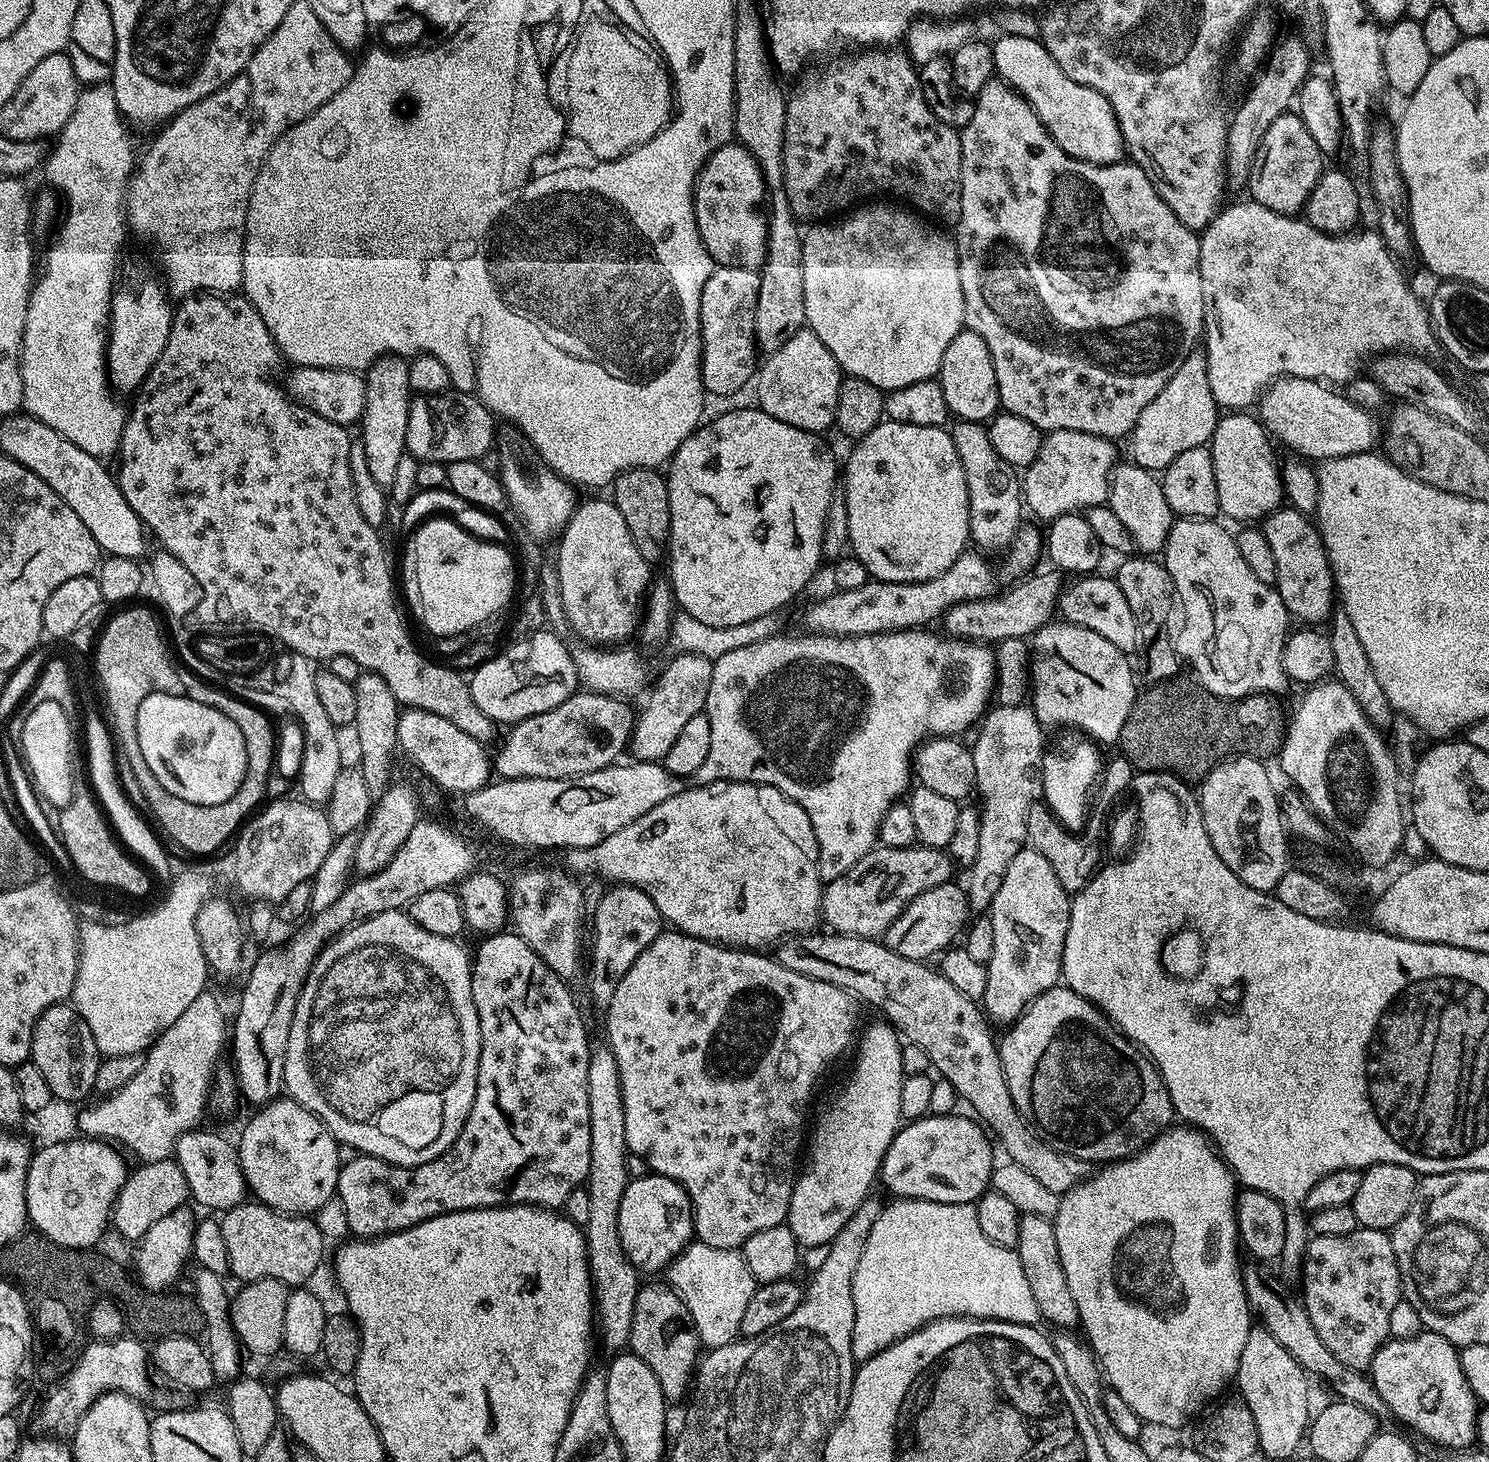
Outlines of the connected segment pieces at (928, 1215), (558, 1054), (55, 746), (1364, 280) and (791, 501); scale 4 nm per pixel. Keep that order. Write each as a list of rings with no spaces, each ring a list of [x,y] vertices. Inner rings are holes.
[[[896,1198],[893,1204],[885,1203],[878,1214],[878,1222],[874,1222],[874,1230],[870,1230],[870,1238],[866,1238],[866,1246],[862,1250],[862,1258],[858,1262],[858,1270],[854,1270],[852,1289],[854,1290],[854,1334],[852,1335],[852,1359],[863,1362],[874,1354],[886,1350],[894,1342],[906,1338],[911,1332],[917,1332],[935,1320],[947,1320],[950,1316],[962,1316],[969,1320],[1005,1320],[1011,1324],[1027,1324],[1036,1326],[1042,1317],[1038,1310],[1038,1302],[1034,1302],[1034,1293],[1026,1282],[1026,1274],[1022,1271],[1022,1262],[1018,1254],[1006,1246],[998,1246],[998,1242],[990,1242],[986,1234],[982,1234],[982,1226],[978,1226],[978,1214],[975,1204],[951,1204],[950,1202],[930,1202],[929,1200],[905,1200]]]
[[[505,930],[495,934],[488,934],[474,952],[472,964],[472,997],[474,1006],[478,1010],[478,1022],[482,1042],[480,1043],[480,1057],[478,1058],[478,1078],[476,1079],[476,1093],[474,1102],[470,1106],[470,1114],[458,1134],[458,1138],[438,1158],[420,1164],[416,1168],[400,1168],[396,1164],[388,1164],[373,1156],[359,1154],[351,1162],[340,1166],[338,1182],[336,1183],[336,1196],[344,1207],[344,1220],[348,1223],[351,1235],[356,1238],[375,1238],[389,1236],[395,1232],[406,1230],[415,1224],[426,1222],[443,1212],[465,1212],[471,1208],[495,1208],[507,1204],[534,1204],[537,1208],[549,1210],[563,1209],[566,1198],[576,1188],[581,1187],[588,1179],[590,1170],[590,1098],[586,1098],[586,1070],[592,1057],[592,1048],[588,1044],[588,1032],[584,1029],[584,1020],[580,1017],[580,1008],[572,997],[567,983],[530,950],[530,946],[515,931]]]
[[[44,701],[27,712],[25,728],[19,737],[26,754],[26,767],[32,774],[32,783],[45,805],[59,810],[72,800],[72,724],[58,702]]]
[[[1245,198],[1241,204],[1229,203],[1227,206],[1221,207],[1217,212],[1215,218],[1213,218],[1208,227],[1203,229],[1199,233],[1200,237],[1200,273],[1202,274],[1202,294],[1204,295],[1204,323],[1206,325],[1206,344],[1208,340],[1208,348],[1206,347],[1206,355],[1208,357],[1208,373],[1210,374],[1210,394],[1214,394],[1217,405],[1224,410],[1248,410],[1248,408],[1259,401],[1263,391],[1268,385],[1273,384],[1274,381],[1280,379],[1281,376],[1293,376],[1294,378],[1306,378],[1307,380],[1319,380],[1321,382],[1328,381],[1336,386],[1347,385],[1348,381],[1353,379],[1361,371],[1360,360],[1365,362],[1371,361],[1373,358],[1383,356],[1385,354],[1391,354],[1394,352],[1411,352],[1417,356],[1423,356],[1425,358],[1435,357],[1435,352],[1438,352],[1438,341],[1436,339],[1436,332],[1432,328],[1432,322],[1428,314],[1428,310],[1425,301],[1419,300],[1416,297],[1414,289],[1408,285],[1408,280],[1404,277],[1404,272],[1400,269],[1401,261],[1397,257],[1392,255],[1392,252],[1386,246],[1386,242],[1380,237],[1379,231],[1372,230],[1372,232],[1360,232],[1361,230],[1353,230],[1347,234],[1333,234],[1330,232],[1323,232],[1318,230],[1314,225],[1309,224],[1307,219],[1301,218],[1299,215],[1283,216],[1278,214],[1274,210],[1270,210],[1266,206],[1257,204],[1255,200],[1251,198]]]
[[[759,406],[752,408],[736,408],[733,412],[724,412],[712,421],[701,423],[696,431],[690,433],[678,446],[666,468],[668,493],[670,494],[670,530],[668,531],[668,547],[666,549],[666,565],[672,586],[672,596],[676,599],[679,611],[691,618],[696,618],[708,626],[732,627],[748,623],[754,618],[771,612],[779,612],[807,586],[812,575],[822,565],[824,554],[824,523],[830,510],[832,491],[838,486],[838,464],[832,452],[823,444],[821,437],[815,432],[798,430],[798,426],[790,426],[786,422],[778,422],[770,414],[766,414]]]

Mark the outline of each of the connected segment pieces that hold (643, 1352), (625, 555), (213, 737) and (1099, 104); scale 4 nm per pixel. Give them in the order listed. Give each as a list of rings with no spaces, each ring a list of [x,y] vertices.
[[[643,1285],[635,1296],[634,1319],[631,1323],[629,1351],[642,1358],[658,1378],[665,1401],[678,1400],[687,1395],[692,1373],[697,1365],[701,1342],[693,1326],[690,1312],[669,1285]]]
[[[611,499],[588,500],[579,505],[559,537],[560,557],[554,560],[561,584],[562,605],[571,628],[571,635],[580,636],[593,646],[616,646],[627,636],[637,635],[642,619],[642,605],[650,587],[648,580],[649,561],[638,554],[634,538],[626,526],[626,518]]]
[[[153,694],[142,701],[142,706],[138,706],[138,742],[158,782],[186,802],[202,805],[226,802],[246,774],[242,730],[224,720],[224,716],[216,716],[216,712],[200,708],[200,704],[188,704],[188,700]]]
[[[1004,35],[991,45],[991,49],[995,75],[1025,96],[1054,142],[1058,142],[1066,154],[1084,160],[1087,164],[1119,164],[1125,159],[1122,130],[1110,102],[1106,102],[1098,90],[1082,86],[1082,82],[1074,82],[1074,78],[1066,78],[1058,62],[1050,58],[1039,39],[1018,43],[1015,37]]]

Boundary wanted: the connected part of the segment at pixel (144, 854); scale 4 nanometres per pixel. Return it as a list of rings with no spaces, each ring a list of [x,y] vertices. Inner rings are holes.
[[[92,710],[87,714],[84,736],[86,738],[88,774],[90,776],[90,778],[88,777],[88,782],[93,795],[96,796],[100,806],[104,809],[105,815],[108,817],[117,839],[154,876],[156,874],[160,879],[165,880],[165,882],[169,881],[173,877],[174,871],[172,872],[170,860],[163,846],[150,830],[145,820],[140,816],[139,812],[134,808],[133,804],[128,800],[127,796],[122,792],[122,786],[114,762],[114,750],[116,751],[114,738],[105,717],[103,720],[98,711]]]

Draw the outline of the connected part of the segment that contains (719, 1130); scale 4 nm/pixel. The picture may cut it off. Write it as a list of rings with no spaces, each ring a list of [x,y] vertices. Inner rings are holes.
[[[664,930],[658,935],[640,954],[637,960],[630,966],[630,970],[626,971],[625,977],[618,982],[618,988],[614,991],[614,998],[610,1001],[610,1006],[606,1011],[608,1017],[608,1040],[607,1047],[612,1049],[614,1058],[618,1064],[618,1074],[622,1086],[622,1106],[626,1118],[626,1142],[628,1143],[628,1151],[631,1155],[641,1156],[649,1169],[655,1175],[665,1176],[674,1182],[678,1182],[686,1190],[686,1194],[692,1203],[692,1231],[695,1239],[706,1246],[714,1246],[715,1248],[730,1248],[733,1250],[743,1249],[746,1238],[750,1238],[750,1234],[758,1234],[758,1230],[770,1230],[770,1226],[778,1226],[785,1223],[788,1219],[788,1207],[790,1206],[790,1194],[792,1187],[796,1185],[796,1177],[798,1175],[798,1164],[796,1168],[796,1159],[801,1159],[802,1145],[806,1140],[806,1128],[804,1132],[804,1116],[800,1113],[800,1108],[804,1108],[808,1104],[808,1099],[812,1096],[812,1091],[816,1088],[816,1083],[820,1080],[820,1075],[843,1054],[844,1051],[853,1047],[854,1041],[858,1036],[858,1028],[856,1030],[856,1004],[851,992],[845,988],[834,986],[830,982],[822,982],[814,978],[806,978],[806,974],[798,974],[794,970],[786,970],[786,966],[782,966],[771,955],[761,954],[756,950],[733,950],[731,947],[723,944],[713,944],[711,940],[700,940],[697,936],[688,936],[679,930]]]

